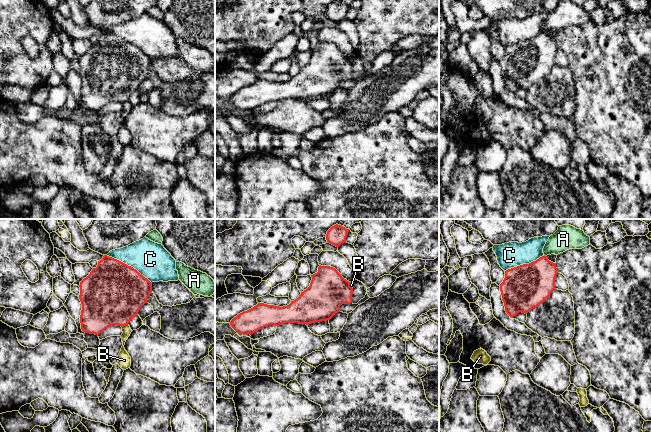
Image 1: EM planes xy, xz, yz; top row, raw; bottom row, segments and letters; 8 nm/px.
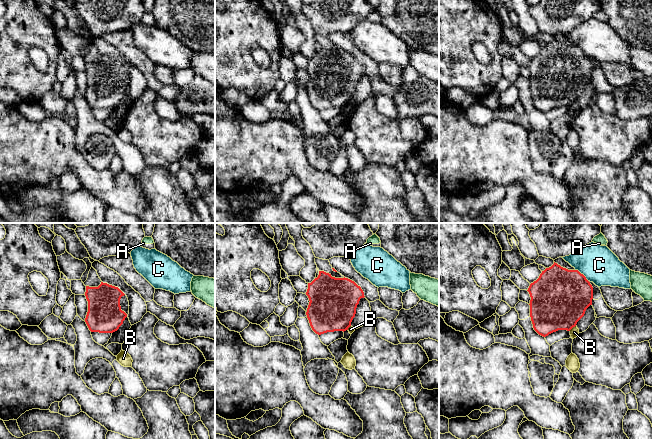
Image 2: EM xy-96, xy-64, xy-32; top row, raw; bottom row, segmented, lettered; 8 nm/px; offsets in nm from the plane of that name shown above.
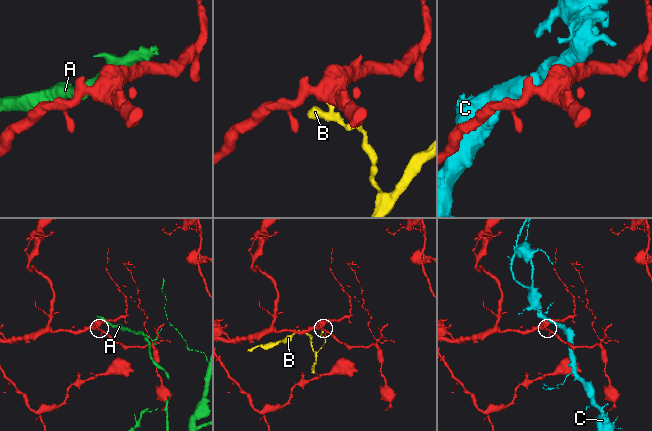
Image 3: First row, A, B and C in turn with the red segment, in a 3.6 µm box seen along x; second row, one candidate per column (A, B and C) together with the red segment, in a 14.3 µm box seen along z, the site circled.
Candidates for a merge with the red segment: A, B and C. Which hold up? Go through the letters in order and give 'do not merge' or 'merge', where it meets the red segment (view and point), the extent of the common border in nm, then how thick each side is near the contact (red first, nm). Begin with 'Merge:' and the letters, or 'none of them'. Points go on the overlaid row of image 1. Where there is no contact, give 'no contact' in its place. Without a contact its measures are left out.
Merge: none of them
A: do not merge; contact yz (544, 255); length 30 nm; calibres 320 and 190 nm
B: do not merge; contact xy (124, 325); length 50 nm; calibres 460 and 90 nm
C: do not merge; contact xy (129, 266); length 420 nm; calibres 480 and 280 nm

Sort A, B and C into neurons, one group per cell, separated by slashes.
A / B / C

